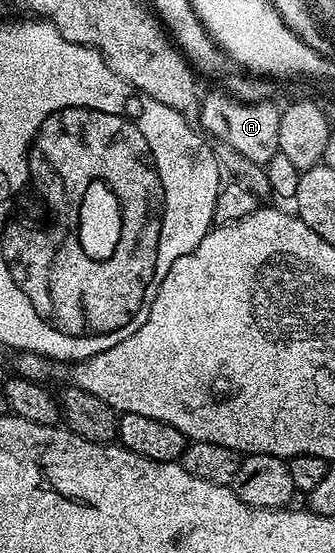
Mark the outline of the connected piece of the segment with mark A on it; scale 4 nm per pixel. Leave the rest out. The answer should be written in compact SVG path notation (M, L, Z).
M223 90L220 91L212 91L209 95L207 92L203 96L200 104L199 126L213 140L221 139L229 142L231 148L248 157L250 161L261 165L268 163L270 157L274 157L279 151L281 108L276 108L272 101L241 101Z

